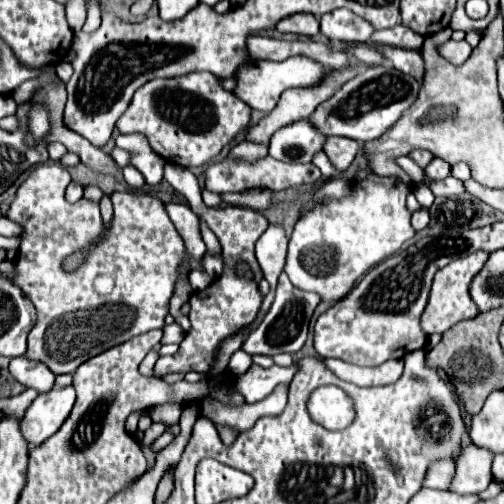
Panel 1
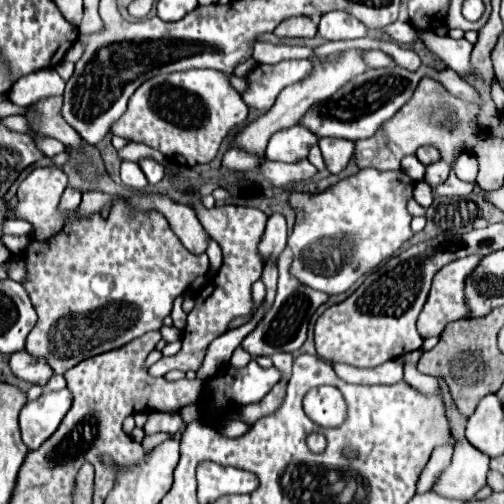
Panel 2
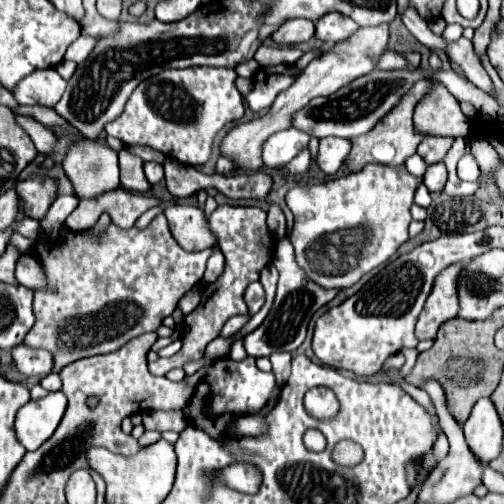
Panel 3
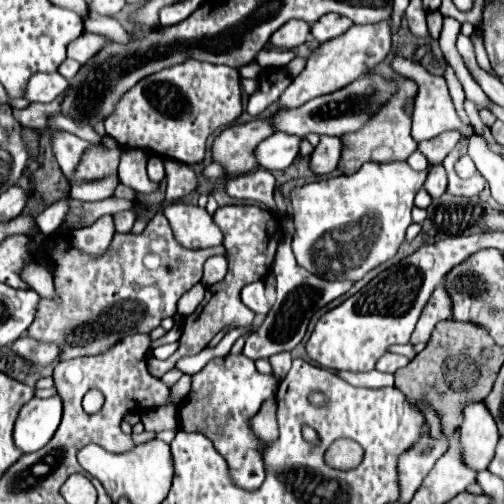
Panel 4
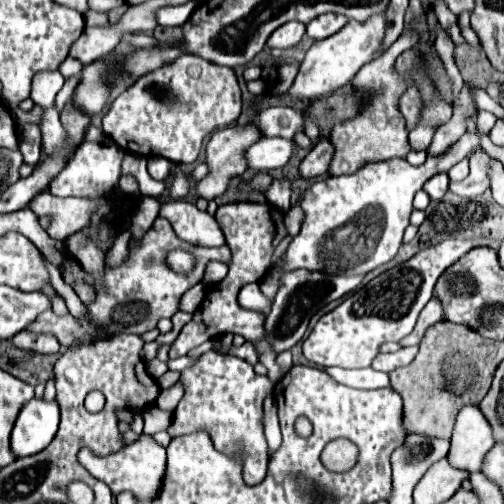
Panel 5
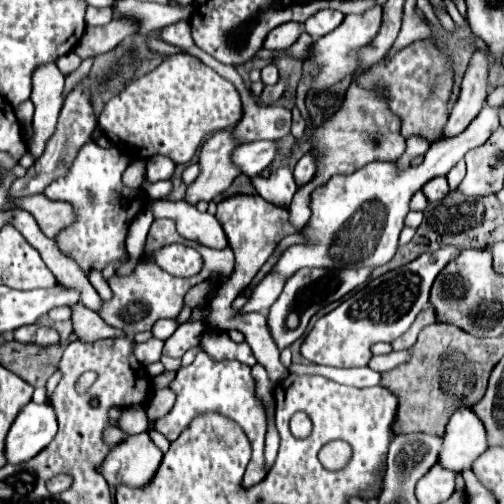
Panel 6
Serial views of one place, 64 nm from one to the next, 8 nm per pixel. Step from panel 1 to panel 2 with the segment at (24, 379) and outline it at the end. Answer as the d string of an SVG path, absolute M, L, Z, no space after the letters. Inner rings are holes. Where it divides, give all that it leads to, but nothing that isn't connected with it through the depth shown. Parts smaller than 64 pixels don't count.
M16 352L16 356L10 356L10 368L20 380L42 388L46 388L46 382L54 376L44 358L34 358L28 352Z

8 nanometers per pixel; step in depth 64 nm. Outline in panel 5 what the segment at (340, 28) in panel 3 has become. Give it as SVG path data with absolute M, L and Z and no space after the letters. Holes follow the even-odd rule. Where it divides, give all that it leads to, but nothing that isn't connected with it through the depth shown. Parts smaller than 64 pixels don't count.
M320 14L316 20L312 20L312 24L306 26L306 34L314 40L324 40L336 32L340 32L340 28L344 28L348 22L346 16L340 14Z

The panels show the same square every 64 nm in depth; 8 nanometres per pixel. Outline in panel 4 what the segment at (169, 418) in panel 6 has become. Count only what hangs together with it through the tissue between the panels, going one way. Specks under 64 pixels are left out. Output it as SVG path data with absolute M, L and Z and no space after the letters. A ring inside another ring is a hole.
M228 354L226 358L210 360L192 376L192 390L180 406L180 428L206 434L216 450L228 460L230 478L240 488L260 488L264 482L264 464L260 456L262 442L250 430L248 420L260 410L264 400L274 396L276 388L276 378L272 374L260 374L254 360Z

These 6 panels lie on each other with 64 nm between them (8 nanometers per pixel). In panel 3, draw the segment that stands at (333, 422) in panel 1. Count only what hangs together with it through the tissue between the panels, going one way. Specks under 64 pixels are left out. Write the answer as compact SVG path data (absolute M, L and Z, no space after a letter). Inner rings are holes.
M314 387L306 392L304 406L318 420L330 420L340 410L336 394L325 387Z

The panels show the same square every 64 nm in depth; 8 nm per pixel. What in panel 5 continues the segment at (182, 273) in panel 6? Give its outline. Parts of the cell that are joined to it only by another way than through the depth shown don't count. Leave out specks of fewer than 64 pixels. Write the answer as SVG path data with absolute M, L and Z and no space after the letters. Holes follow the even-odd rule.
M172 250L168 254L166 262L176 272L188 272L188 270L194 268L194 256L188 254L188 252L184 252L184 250Z

